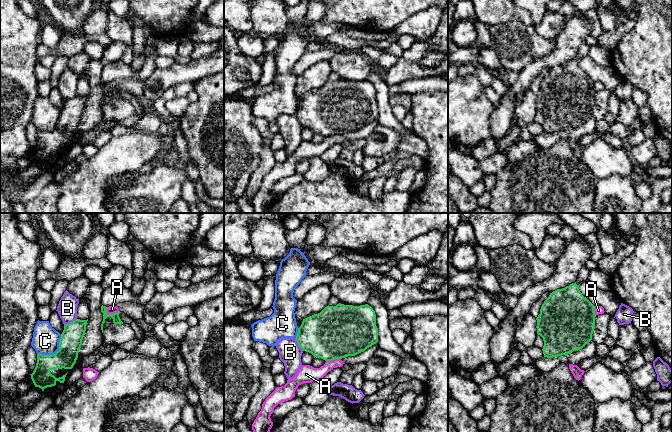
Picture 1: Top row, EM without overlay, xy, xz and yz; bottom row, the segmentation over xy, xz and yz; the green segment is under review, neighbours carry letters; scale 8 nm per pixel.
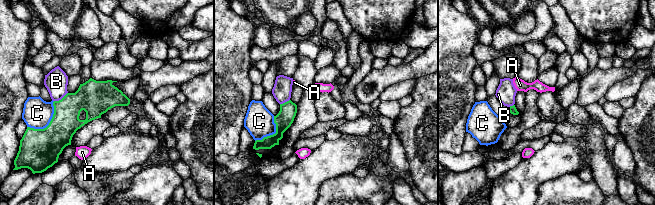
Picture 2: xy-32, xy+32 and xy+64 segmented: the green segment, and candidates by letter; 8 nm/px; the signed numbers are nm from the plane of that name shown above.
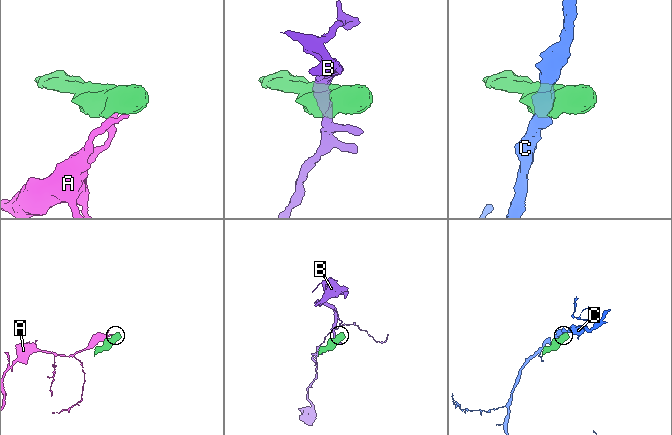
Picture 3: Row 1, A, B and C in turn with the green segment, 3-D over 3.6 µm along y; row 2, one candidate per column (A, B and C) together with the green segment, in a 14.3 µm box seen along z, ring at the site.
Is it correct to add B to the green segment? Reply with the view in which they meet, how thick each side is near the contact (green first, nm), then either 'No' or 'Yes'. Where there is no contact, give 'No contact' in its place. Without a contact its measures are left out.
Touches green in xy. Thickness 180 nm (green) against 160 nm. No

